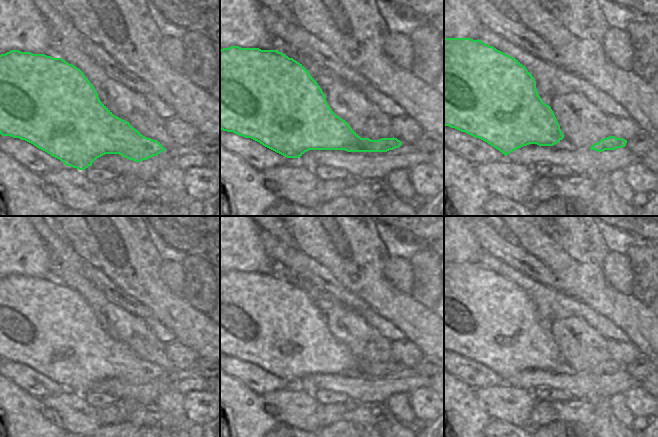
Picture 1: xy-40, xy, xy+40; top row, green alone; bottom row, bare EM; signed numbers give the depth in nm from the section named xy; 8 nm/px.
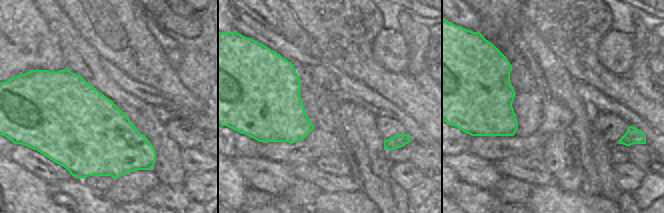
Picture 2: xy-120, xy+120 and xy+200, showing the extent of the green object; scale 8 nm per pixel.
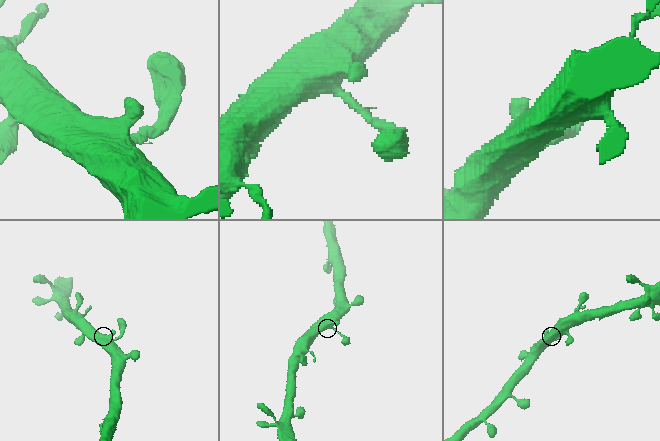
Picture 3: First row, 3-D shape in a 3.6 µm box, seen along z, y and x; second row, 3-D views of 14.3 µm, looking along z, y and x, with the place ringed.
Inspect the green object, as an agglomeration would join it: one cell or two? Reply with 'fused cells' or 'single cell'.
single cell

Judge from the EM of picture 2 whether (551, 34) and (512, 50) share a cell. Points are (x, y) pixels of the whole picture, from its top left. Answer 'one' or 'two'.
two

